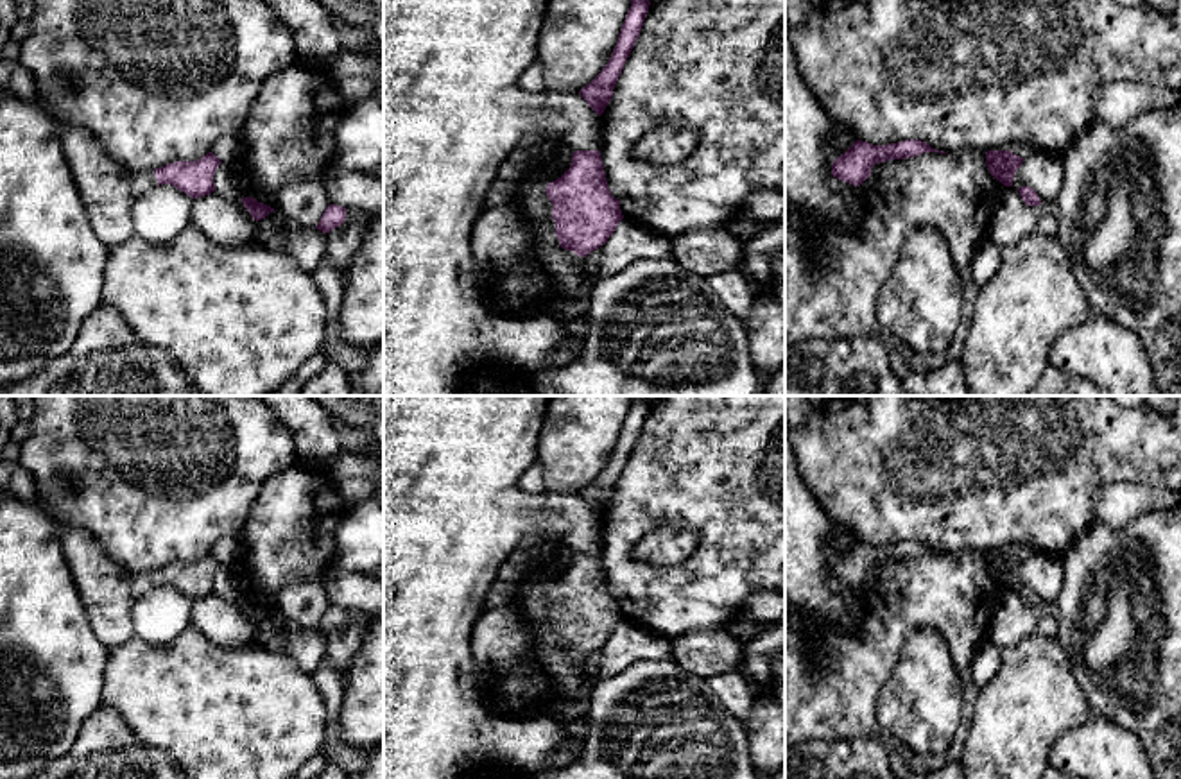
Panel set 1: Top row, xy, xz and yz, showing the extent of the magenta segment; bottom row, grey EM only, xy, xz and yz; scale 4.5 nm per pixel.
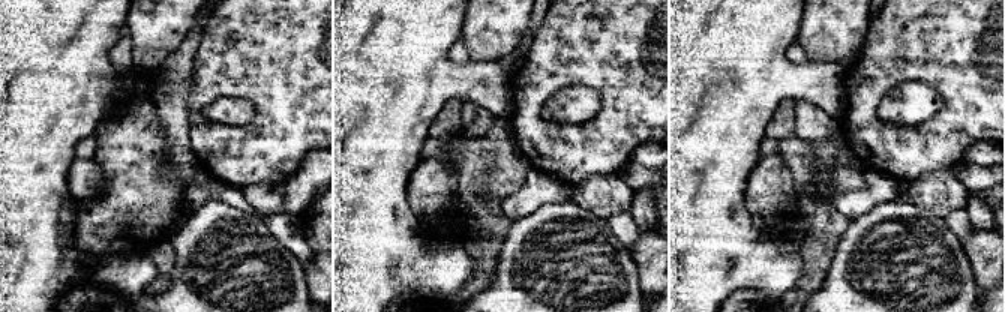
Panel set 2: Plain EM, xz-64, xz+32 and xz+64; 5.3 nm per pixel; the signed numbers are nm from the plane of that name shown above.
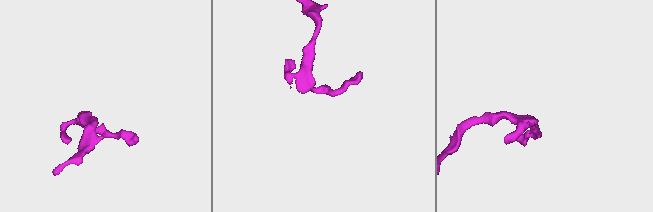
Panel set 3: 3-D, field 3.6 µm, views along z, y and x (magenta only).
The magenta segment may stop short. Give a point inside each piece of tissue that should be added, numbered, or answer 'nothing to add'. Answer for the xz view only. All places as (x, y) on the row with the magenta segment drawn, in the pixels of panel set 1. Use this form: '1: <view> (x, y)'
1: xz (572, 283)

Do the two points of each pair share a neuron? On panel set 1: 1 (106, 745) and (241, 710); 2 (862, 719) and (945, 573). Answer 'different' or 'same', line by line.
1: different
2: same

